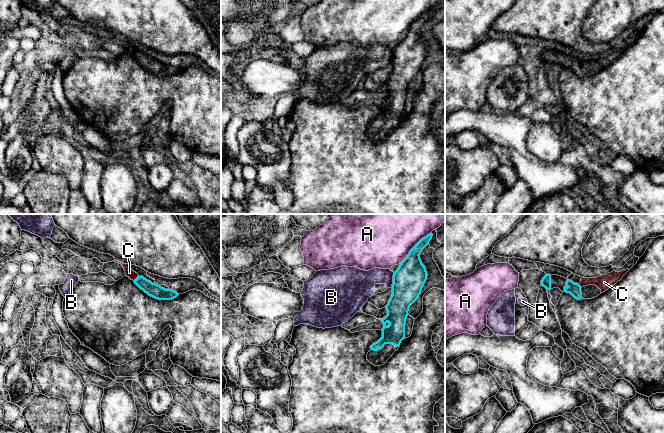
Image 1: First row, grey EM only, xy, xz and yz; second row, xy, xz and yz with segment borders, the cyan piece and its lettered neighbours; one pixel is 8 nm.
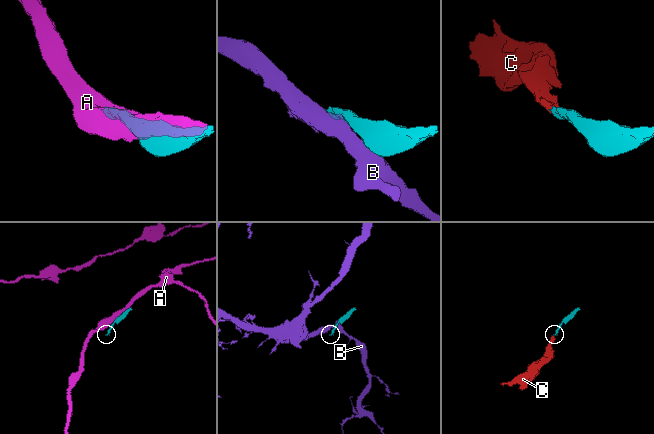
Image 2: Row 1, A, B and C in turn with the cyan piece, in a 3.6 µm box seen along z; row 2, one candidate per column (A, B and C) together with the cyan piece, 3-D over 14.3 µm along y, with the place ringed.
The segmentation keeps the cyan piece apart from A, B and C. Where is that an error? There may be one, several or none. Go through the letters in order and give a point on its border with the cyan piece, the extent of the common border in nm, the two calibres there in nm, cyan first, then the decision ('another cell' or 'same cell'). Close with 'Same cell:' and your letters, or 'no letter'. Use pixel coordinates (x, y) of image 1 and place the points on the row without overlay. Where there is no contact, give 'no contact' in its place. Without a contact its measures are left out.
A: xz (413, 23) | 360 nm | 260/360 nm | another cell
B: xz (393, 56) | 130 nm | 260/200 nm | another cell
C: yz (580, 62) | 40 nm | 100/120 nm | same cell
Same cell: C

